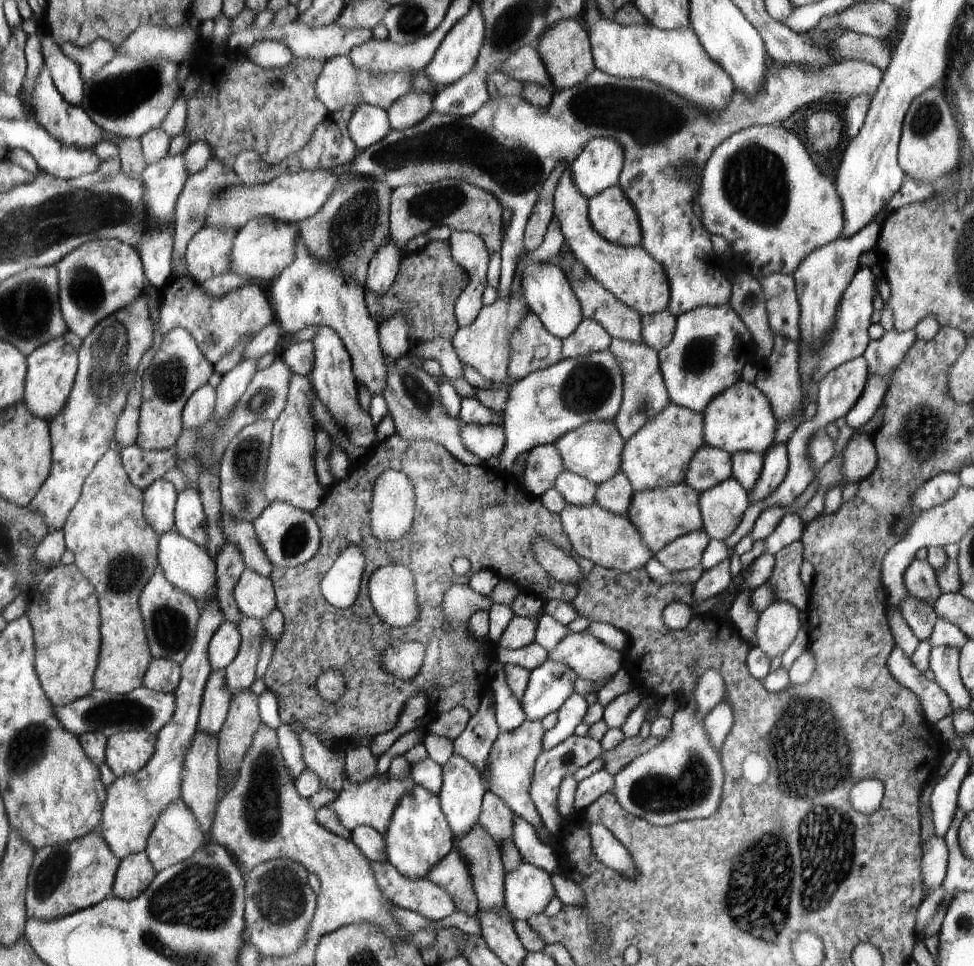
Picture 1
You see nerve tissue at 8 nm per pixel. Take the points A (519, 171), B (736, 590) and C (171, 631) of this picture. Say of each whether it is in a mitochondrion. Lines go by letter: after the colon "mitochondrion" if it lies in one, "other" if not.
A: mitochondrion
B: other
C: mitochondrion

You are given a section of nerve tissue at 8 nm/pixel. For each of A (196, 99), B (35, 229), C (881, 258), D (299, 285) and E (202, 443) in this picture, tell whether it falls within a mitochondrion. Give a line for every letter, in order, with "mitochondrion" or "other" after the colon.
A: other
B: mitochondrion
C: other
D: mitochondrion
E: mitochondrion

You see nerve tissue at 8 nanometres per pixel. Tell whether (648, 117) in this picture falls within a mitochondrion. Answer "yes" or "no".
yes

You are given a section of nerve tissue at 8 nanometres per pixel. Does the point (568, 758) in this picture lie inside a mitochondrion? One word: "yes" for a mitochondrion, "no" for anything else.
yes

